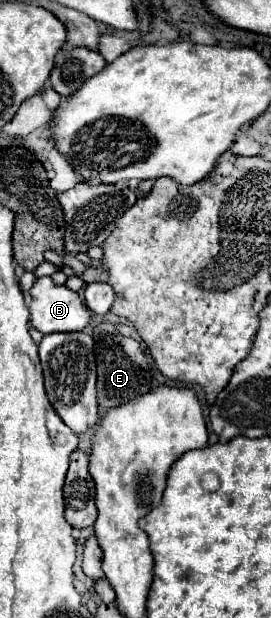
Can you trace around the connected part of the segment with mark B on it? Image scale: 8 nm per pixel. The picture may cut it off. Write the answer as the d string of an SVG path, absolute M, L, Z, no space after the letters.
M40 277L30 289L30 323L40 333L84 331L92 313L78 293L56 285L50 277Z

